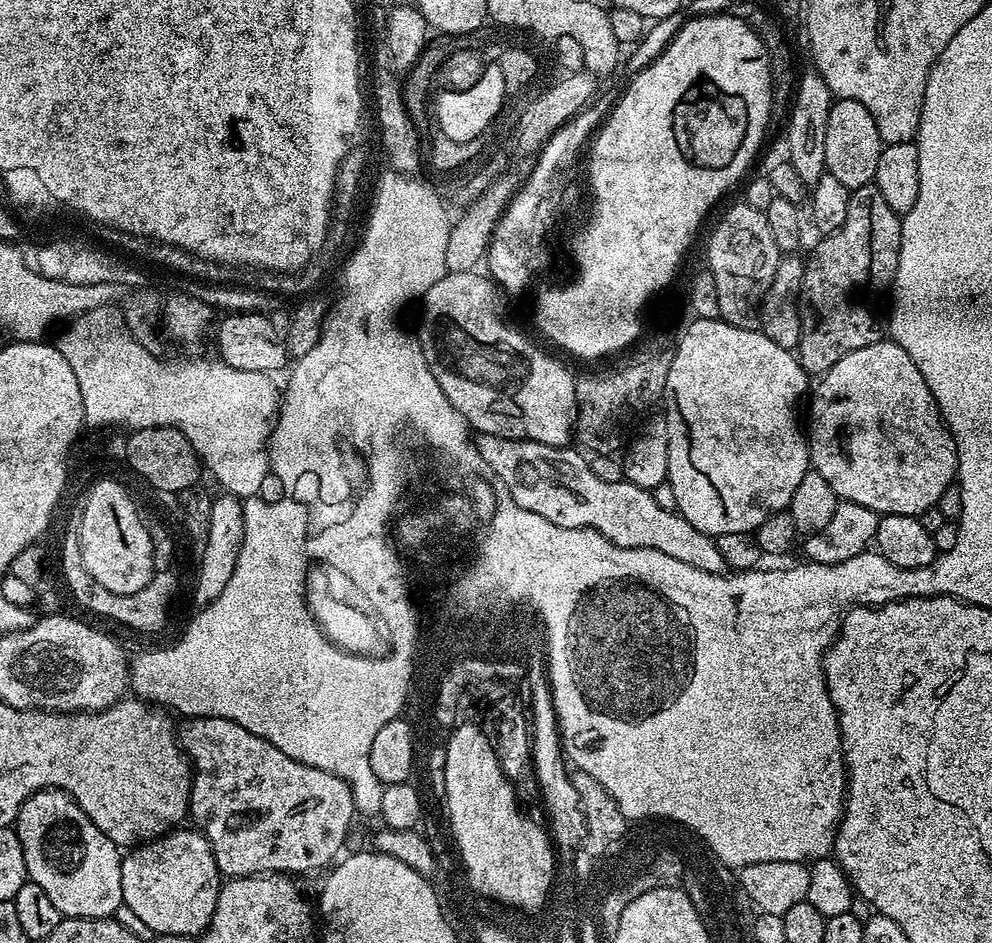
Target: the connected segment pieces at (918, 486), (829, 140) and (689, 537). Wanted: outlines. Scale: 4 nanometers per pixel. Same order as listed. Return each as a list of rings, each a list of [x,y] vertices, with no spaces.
[[[890,338],[874,342],[874,346],[862,346],[862,350],[846,354],[846,358],[838,358],[838,362],[815,381],[811,396],[808,428],[806,424],[808,458],[814,471],[830,482],[830,490],[834,490],[840,500],[858,502],[858,506],[866,506],[881,516],[920,516],[936,506],[942,490],[956,480],[954,438],[940,417],[930,386],[926,386],[922,370],[914,366],[914,358]]]
[[[837,99],[826,118],[826,162],[825,169],[842,186],[850,190],[873,183],[878,170],[878,158],[882,141],[878,134],[878,126],[874,126],[874,114],[862,106],[862,102]]]
[[[494,434],[477,435],[474,452],[480,456],[496,456],[495,483],[508,491],[515,507],[539,514],[546,522],[563,528],[593,528],[606,539],[623,548],[649,548],[662,550],[694,570],[706,570],[706,574],[723,576],[728,564],[718,554],[715,539],[702,530],[690,526],[679,512],[667,512],[655,502],[651,491],[639,488],[622,479],[618,482],[602,482],[590,470],[588,460],[575,452],[575,447],[559,448],[542,446],[542,442],[495,437]]]

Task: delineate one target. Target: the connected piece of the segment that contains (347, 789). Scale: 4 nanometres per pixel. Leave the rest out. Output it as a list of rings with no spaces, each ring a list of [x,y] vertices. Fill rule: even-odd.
[[[194,716],[183,723],[178,728],[178,743],[193,771],[190,816],[196,819],[195,827],[212,843],[217,866],[225,877],[316,872],[319,868],[327,869],[341,855],[340,847],[348,836],[352,816],[357,815],[351,785],[326,770],[306,766],[301,760],[290,758],[290,754],[282,754],[278,746],[258,738],[258,734],[250,734],[246,726],[230,722],[230,718]]]

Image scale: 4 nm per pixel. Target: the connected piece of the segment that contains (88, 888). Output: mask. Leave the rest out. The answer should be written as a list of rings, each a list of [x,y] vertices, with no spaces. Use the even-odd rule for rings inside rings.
[[[44,788],[36,792],[20,807],[14,825],[18,838],[22,842],[22,854],[26,858],[26,870],[31,883],[42,886],[50,902],[58,906],[61,917],[91,918],[103,920],[117,915],[116,911],[124,903],[122,896],[122,852],[98,826],[94,826],[92,819],[85,814],[82,806],[70,795],[57,788]]]

